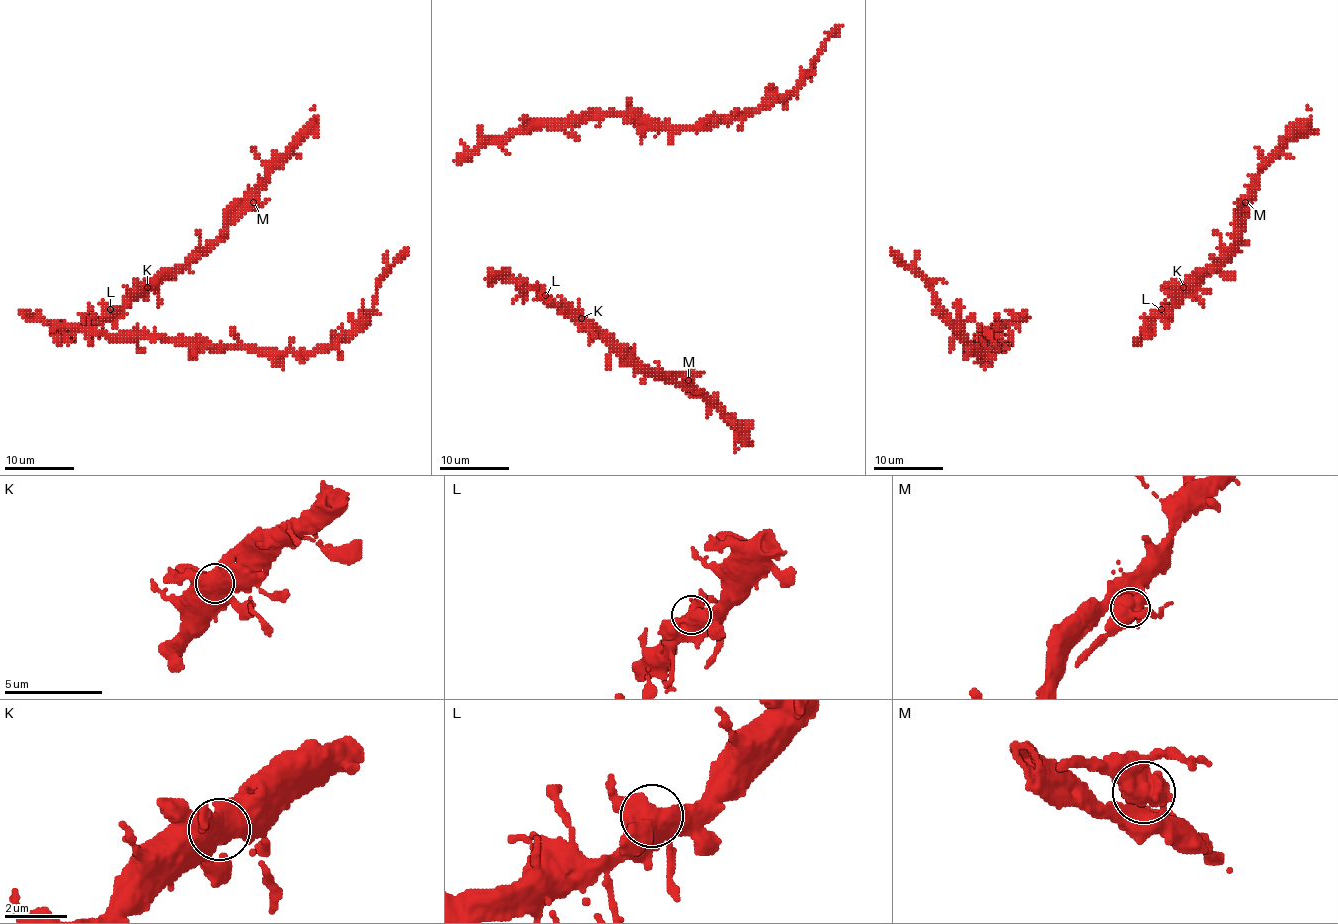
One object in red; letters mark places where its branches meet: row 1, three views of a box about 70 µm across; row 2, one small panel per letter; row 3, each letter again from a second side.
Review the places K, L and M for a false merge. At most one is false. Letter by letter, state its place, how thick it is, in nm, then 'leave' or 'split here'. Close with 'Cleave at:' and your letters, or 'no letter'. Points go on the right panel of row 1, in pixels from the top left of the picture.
K: (1183, 287) | 700 nm | leave
L: (1161, 309) | 700 nm | leave
M: (1245, 202) | 650 nm | leave
Cleave at: no letter

